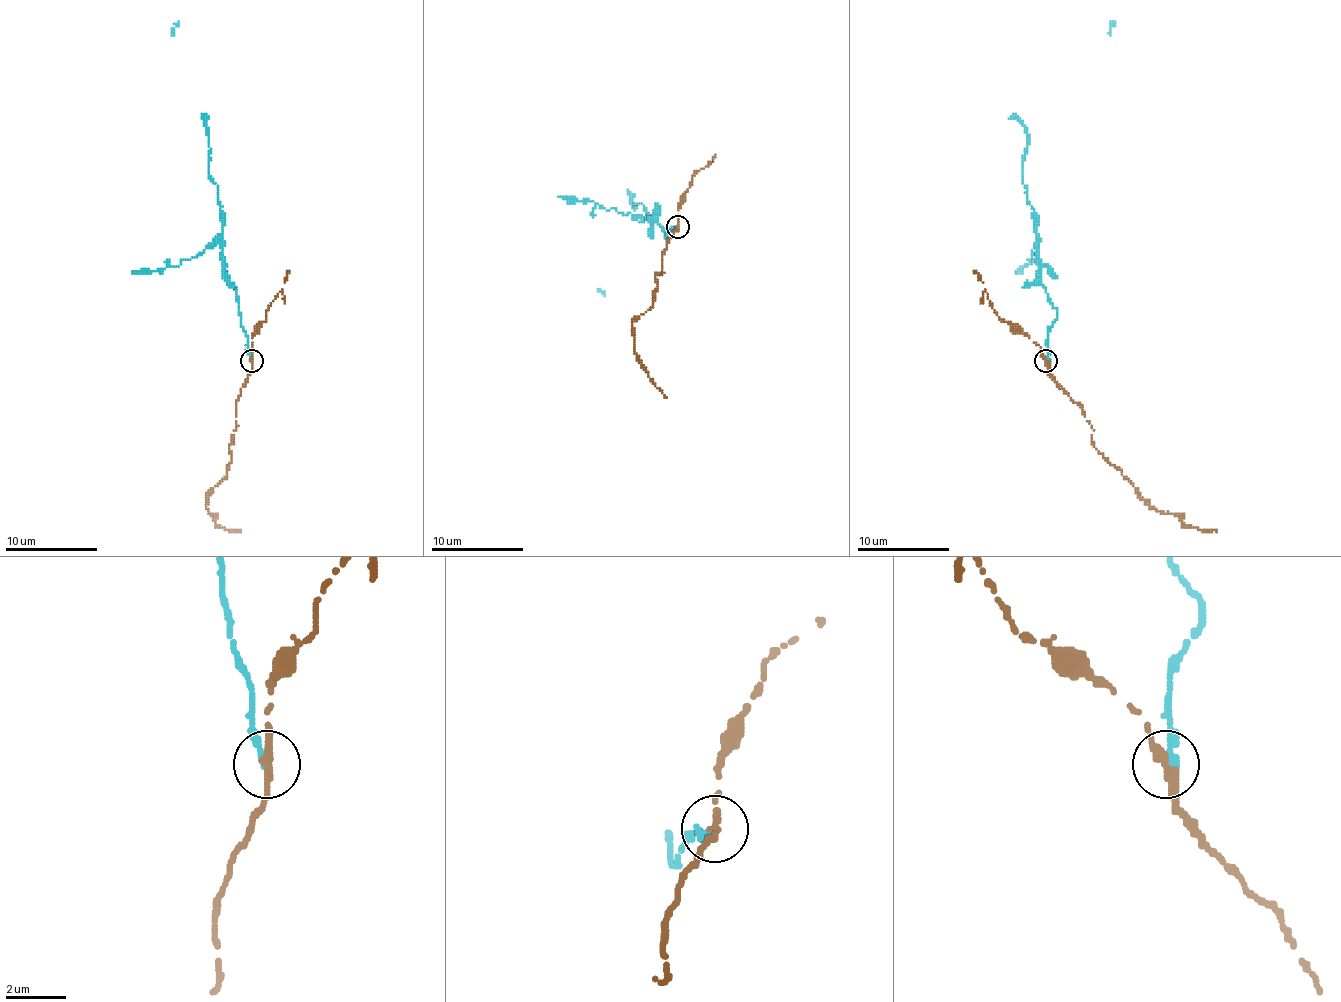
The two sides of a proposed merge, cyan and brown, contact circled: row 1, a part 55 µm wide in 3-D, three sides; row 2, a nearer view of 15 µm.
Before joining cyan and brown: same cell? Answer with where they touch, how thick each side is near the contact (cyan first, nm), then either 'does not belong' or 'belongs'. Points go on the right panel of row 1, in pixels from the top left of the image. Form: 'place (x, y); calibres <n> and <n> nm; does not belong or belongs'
place (1046, 360); calibres 280 and 280 nm; does not belong

